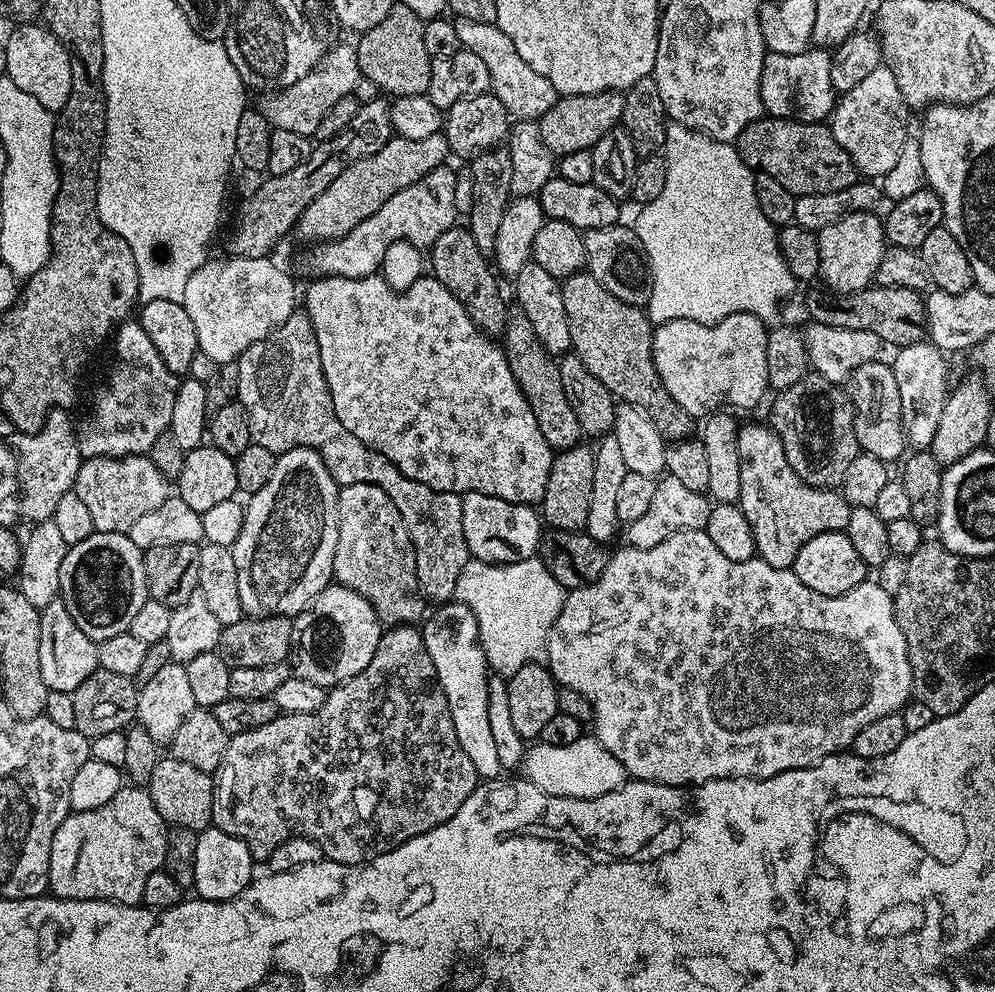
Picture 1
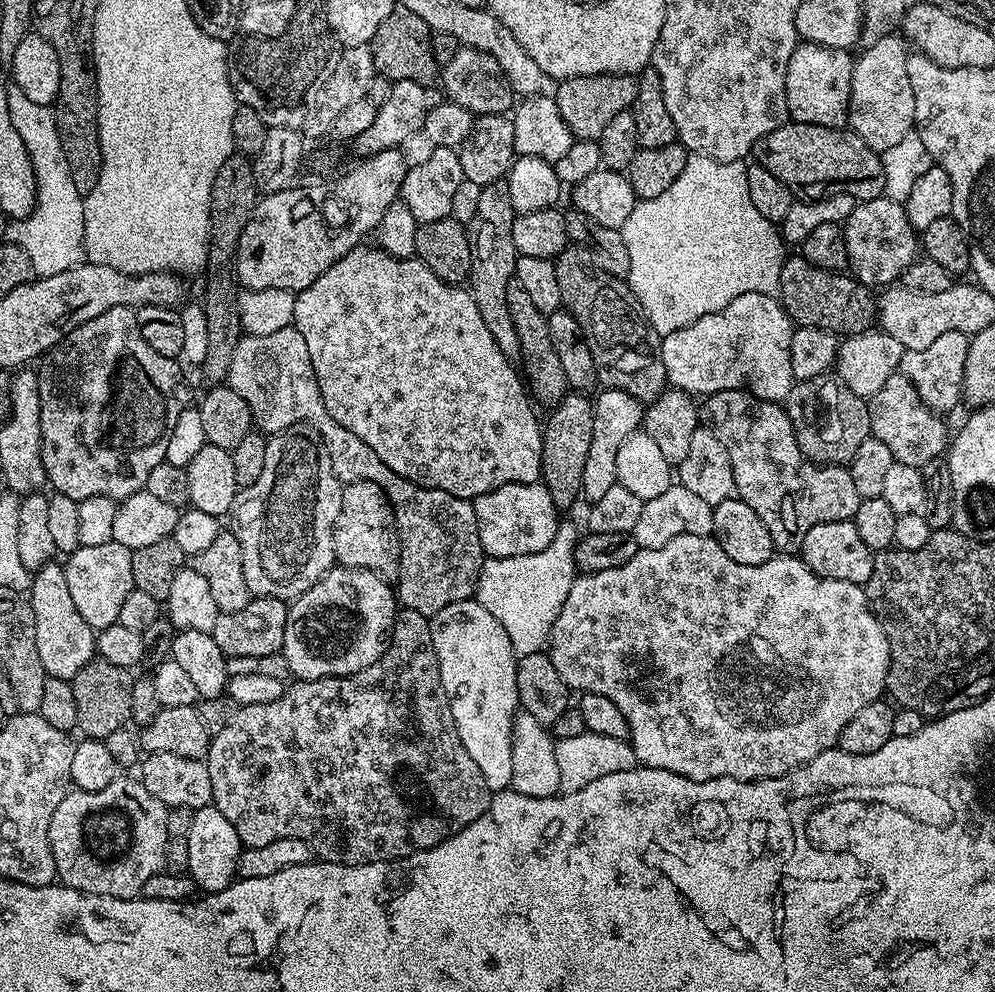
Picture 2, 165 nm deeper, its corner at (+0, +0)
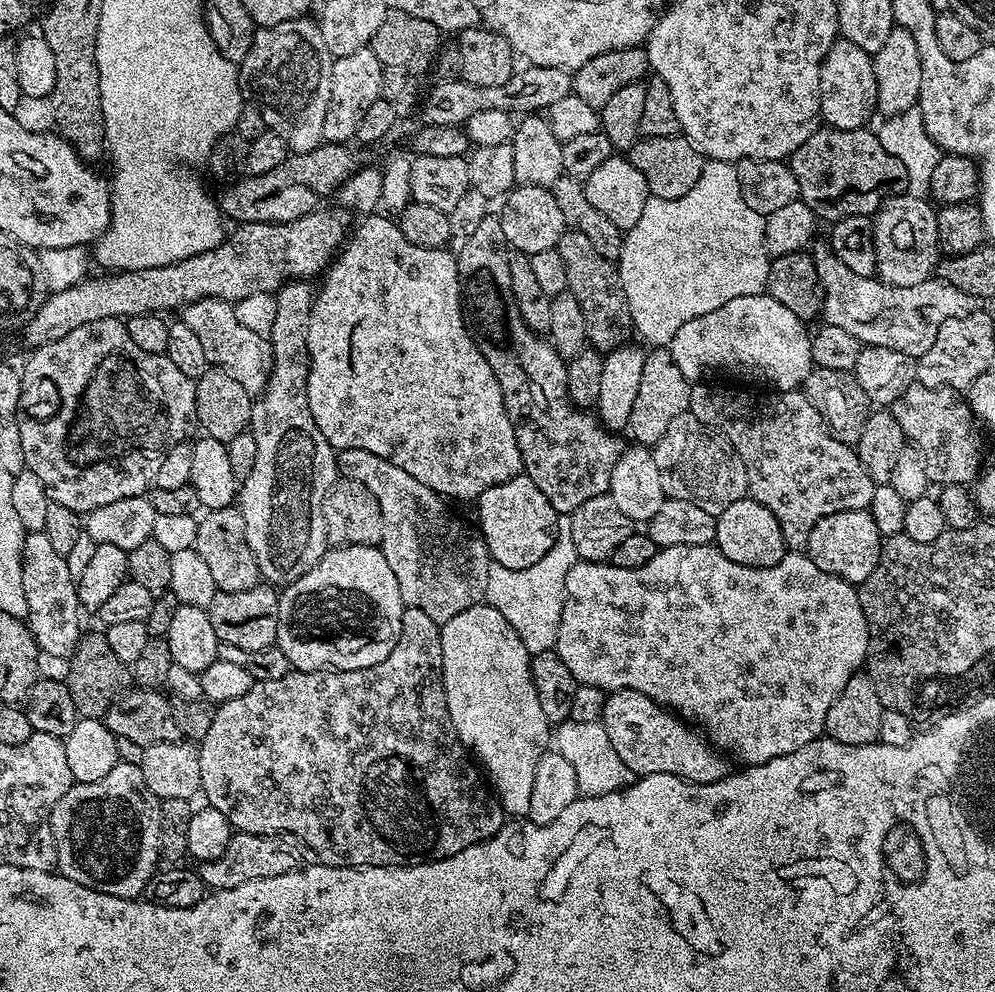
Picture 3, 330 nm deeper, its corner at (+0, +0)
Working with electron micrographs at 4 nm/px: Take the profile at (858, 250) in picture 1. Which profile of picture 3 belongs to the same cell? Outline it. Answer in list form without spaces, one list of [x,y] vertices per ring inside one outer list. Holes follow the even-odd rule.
[[[901,193],[880,205],[872,220],[876,276],[892,288],[918,286],[929,279],[942,259],[938,238],[937,209],[925,197]]]

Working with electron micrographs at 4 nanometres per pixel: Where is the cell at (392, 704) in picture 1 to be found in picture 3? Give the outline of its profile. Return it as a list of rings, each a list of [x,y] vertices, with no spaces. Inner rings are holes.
[[[405,608],[402,614],[402,634],[390,650],[388,657],[378,666],[366,666],[362,670],[345,672],[287,672],[282,678],[253,683],[246,694],[230,698],[230,702],[219,705],[214,714],[214,723],[206,738],[198,742],[202,782],[200,791],[207,807],[226,814],[233,829],[259,836],[281,836],[294,834],[302,838],[310,850],[314,850],[317,861],[332,868],[369,868],[370,866],[402,866],[423,864],[425,860],[450,858],[466,846],[474,846],[494,834],[506,823],[506,813],[486,783],[481,769],[474,763],[450,722],[450,710],[446,706],[446,690],[442,674],[442,634],[440,625],[417,608]]]

